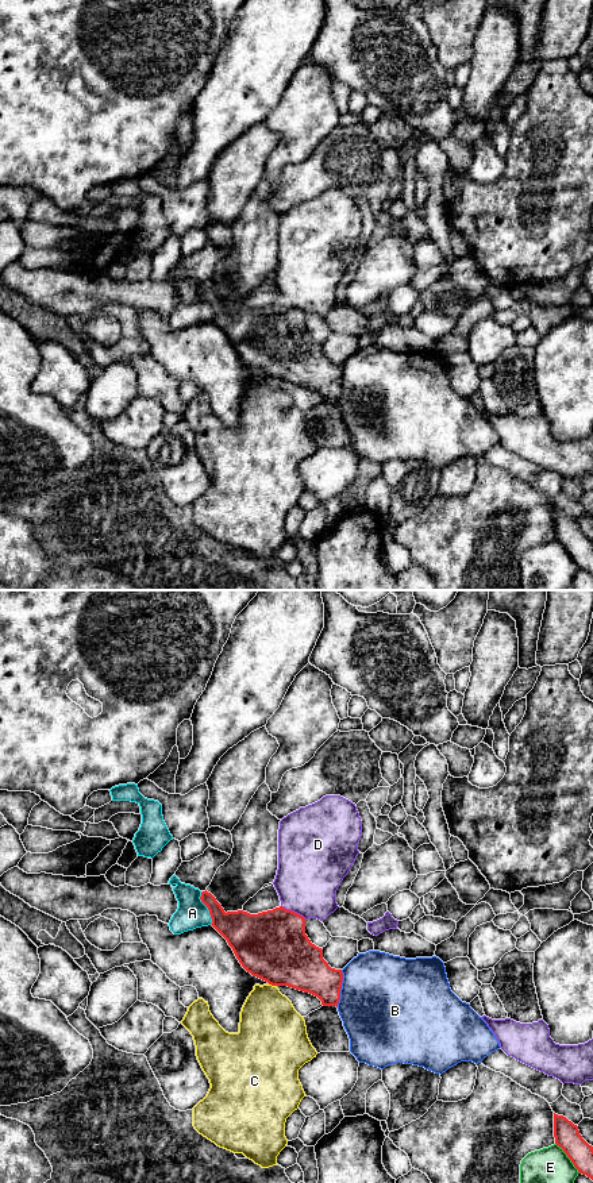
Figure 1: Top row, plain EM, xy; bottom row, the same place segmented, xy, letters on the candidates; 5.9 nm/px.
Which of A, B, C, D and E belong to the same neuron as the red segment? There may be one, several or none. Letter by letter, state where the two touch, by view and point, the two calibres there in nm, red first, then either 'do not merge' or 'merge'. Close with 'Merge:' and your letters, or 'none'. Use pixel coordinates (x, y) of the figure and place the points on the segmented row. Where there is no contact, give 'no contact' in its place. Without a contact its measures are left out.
A: contact xy (207, 906); calibres 220 and 180 nm; do not merge
B: contact xy (341, 989); calibres 260 and 500 nm; do not merge
C: contact xy (273, 985); calibres 420 and 360 nm; do not merge
D: contact xy (293, 912); calibres 420 and 380 nm; do not merge
E: contact xy (568, 1156); calibres 150 and 220 nm; do not merge
Merge: none

